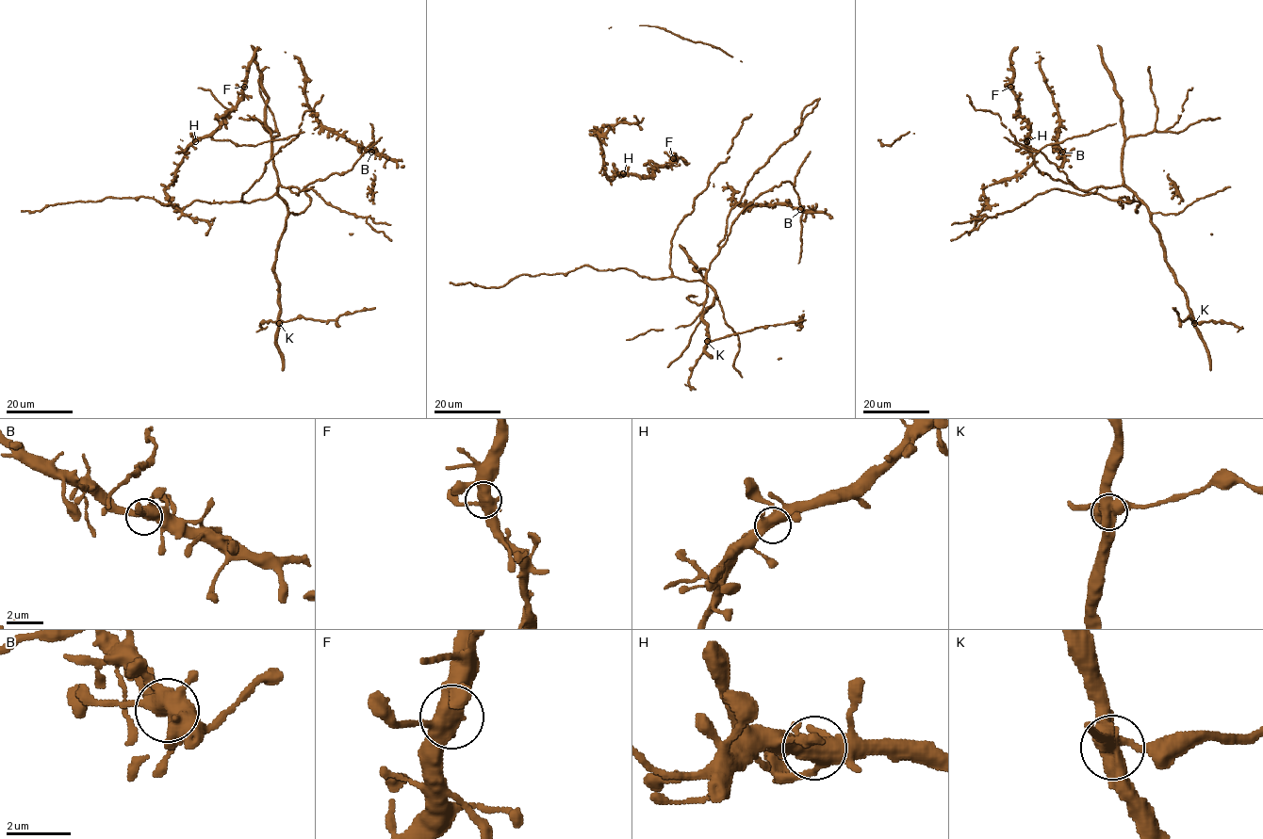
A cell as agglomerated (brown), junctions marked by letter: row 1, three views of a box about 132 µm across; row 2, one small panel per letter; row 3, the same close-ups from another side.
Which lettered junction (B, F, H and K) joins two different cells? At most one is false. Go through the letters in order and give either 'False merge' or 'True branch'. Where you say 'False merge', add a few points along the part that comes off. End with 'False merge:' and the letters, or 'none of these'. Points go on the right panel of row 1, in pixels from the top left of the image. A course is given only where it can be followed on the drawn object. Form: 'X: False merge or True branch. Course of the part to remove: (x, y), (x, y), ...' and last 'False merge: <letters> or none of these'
B: True branch
F: True branch
H: True branch
K: False merge. Course of the part to remove: (1194, 323), (1189, 317), (1179, 320), (1172, 307)
False merge: K

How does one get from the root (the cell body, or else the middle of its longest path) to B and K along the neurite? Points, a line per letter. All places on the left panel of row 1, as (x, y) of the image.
B: (327, 178), (335, 173), (341, 174), (349, 171), (371, 143), (371, 152)
K: (327, 178), (302, 190), (282, 185), (277, 188), (287, 209), (274, 263), (278, 323)

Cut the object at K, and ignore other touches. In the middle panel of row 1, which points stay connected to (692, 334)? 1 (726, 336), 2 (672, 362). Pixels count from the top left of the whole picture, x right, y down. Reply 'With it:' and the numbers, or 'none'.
With it: 2

